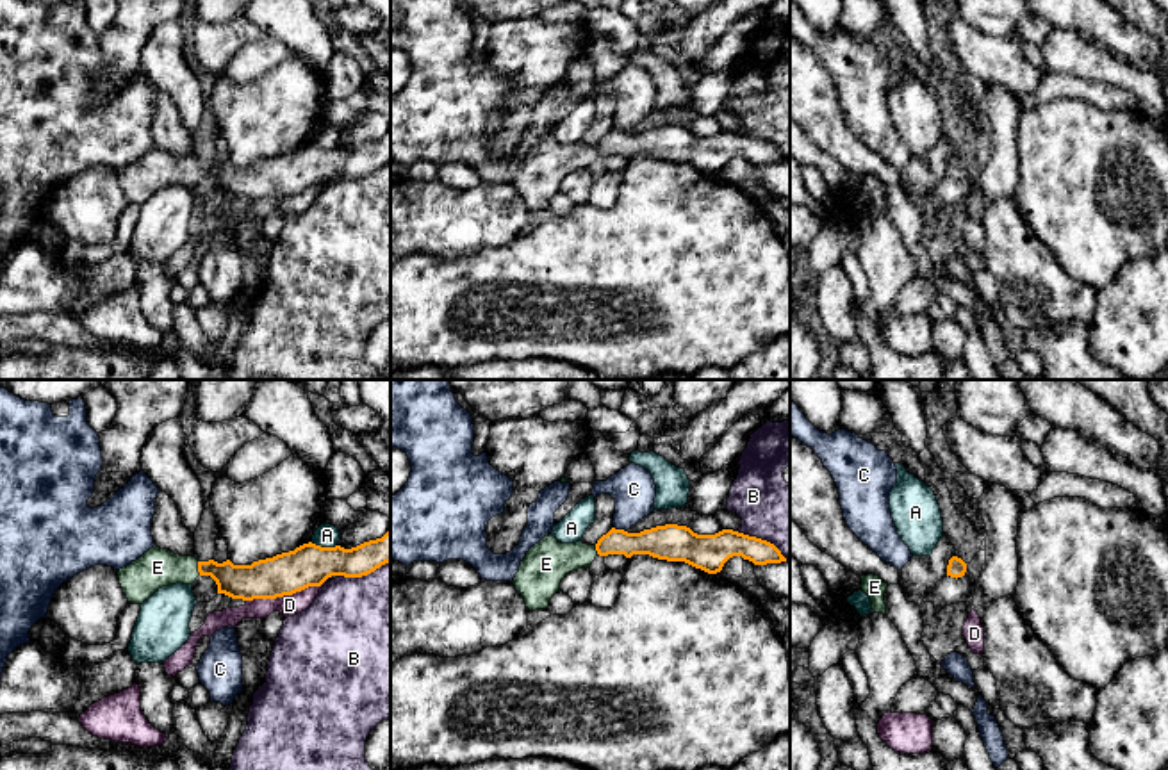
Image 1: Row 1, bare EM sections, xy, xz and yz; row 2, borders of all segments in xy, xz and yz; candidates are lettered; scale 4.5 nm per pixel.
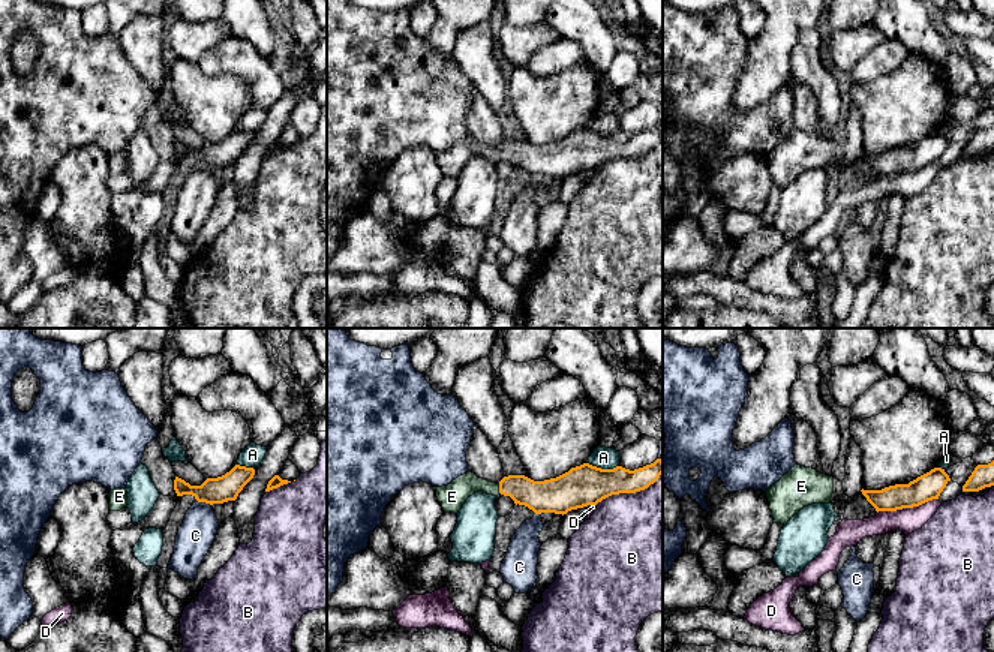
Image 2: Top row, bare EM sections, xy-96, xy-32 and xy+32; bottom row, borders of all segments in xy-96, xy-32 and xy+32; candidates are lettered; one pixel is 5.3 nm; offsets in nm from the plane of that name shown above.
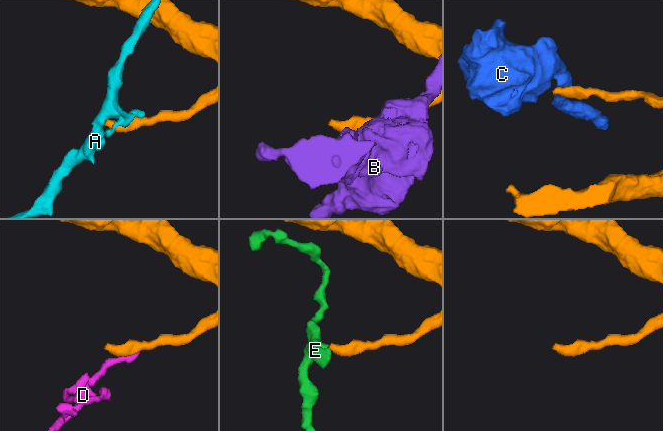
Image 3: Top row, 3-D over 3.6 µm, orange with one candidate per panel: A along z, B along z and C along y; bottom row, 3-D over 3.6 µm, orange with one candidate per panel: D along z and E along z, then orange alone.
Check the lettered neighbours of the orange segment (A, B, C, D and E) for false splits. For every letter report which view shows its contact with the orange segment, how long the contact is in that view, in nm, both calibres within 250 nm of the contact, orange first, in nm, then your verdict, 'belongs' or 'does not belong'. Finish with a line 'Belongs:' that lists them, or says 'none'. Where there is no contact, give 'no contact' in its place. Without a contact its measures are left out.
A: xy | 120 nm | 190/110 nm | does not belong
B: xz | 260 nm | 160/300 nm | does not belong
C: xz | 70 nm | 170/200 nm | does not belong
D: xy | 340 nm | 190/100 nm | does not belong
E: xy | 70 nm | 160/180 nm | belongs
Belongs: E

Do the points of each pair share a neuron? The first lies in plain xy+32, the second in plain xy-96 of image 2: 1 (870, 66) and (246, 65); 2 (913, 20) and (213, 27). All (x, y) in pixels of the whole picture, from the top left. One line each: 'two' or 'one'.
1: one
2: two

